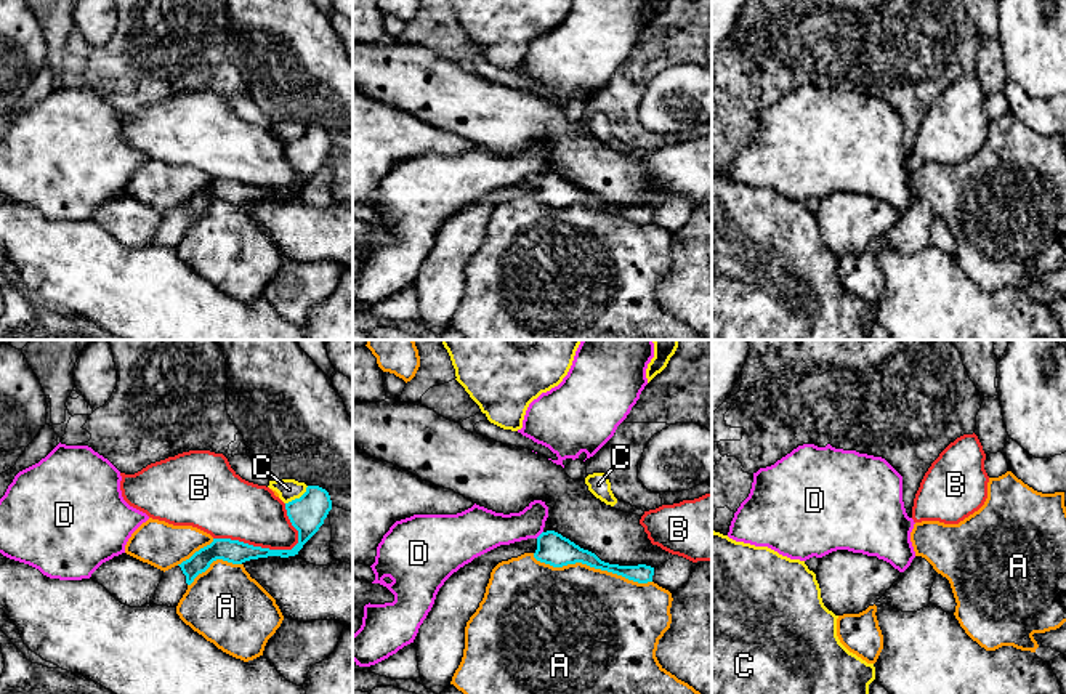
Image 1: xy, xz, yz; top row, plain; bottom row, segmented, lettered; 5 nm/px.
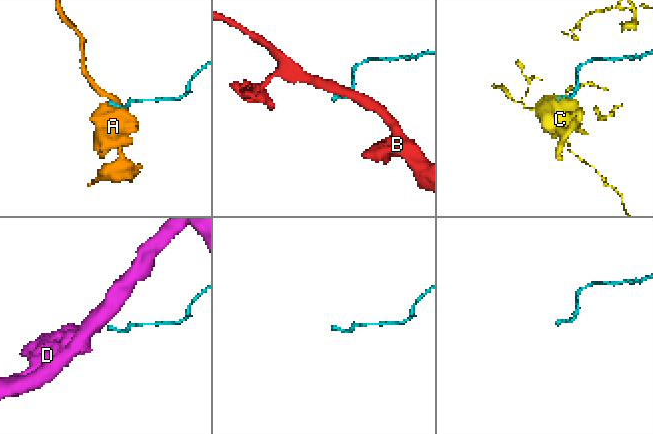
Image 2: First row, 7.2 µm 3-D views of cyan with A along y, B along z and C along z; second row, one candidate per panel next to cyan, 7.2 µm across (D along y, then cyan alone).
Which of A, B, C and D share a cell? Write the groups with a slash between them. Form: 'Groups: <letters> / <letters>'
Groups: A / B / C / D

